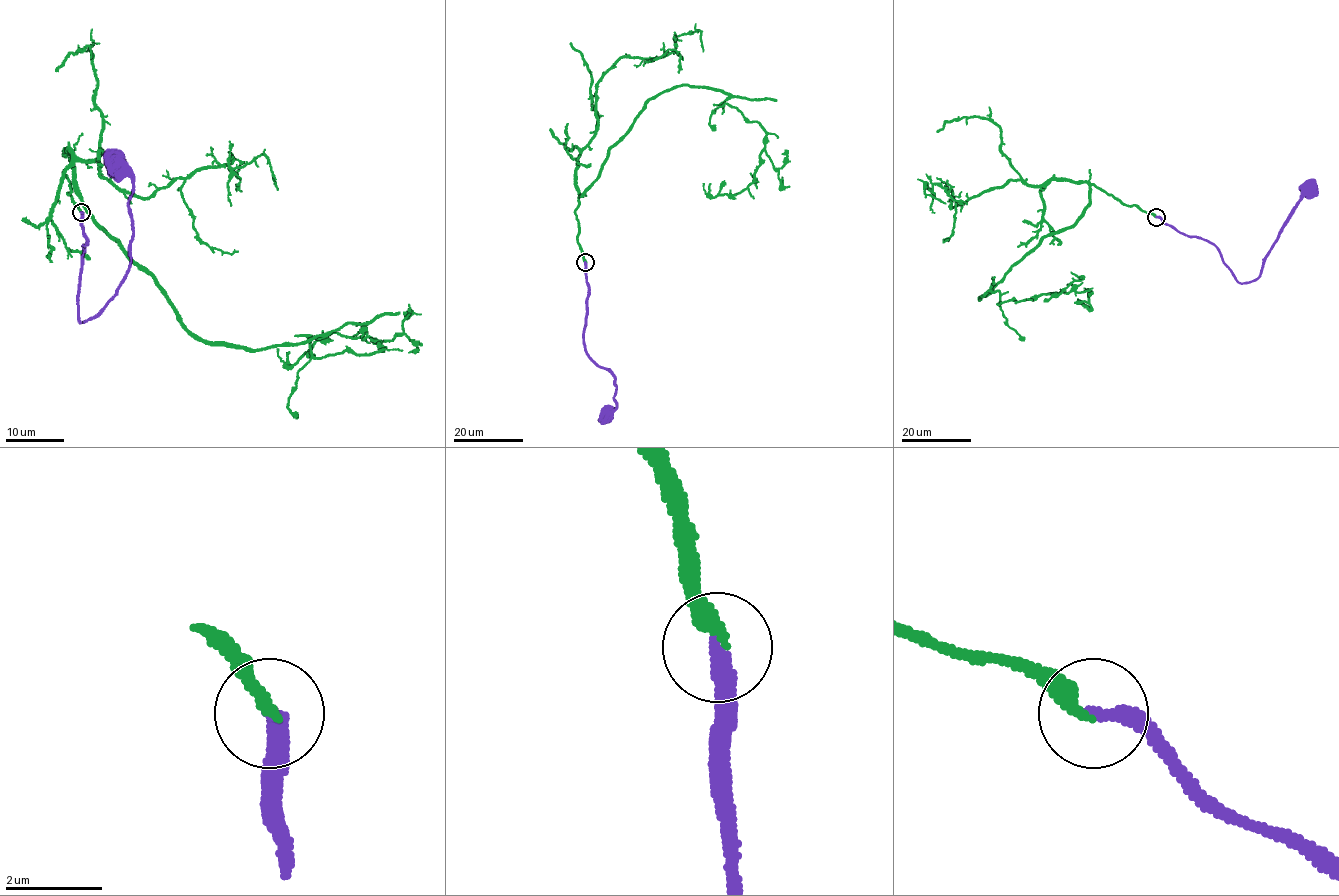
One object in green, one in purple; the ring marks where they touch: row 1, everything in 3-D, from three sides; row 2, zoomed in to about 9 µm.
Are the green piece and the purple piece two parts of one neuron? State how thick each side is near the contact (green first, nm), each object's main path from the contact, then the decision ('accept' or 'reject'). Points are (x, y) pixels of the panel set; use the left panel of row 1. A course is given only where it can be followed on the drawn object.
calibres 280 and 280 nm; course green (81, 212), (70, 159), (84, 209), (203, 340), (382, 348), (337, 332), (292, 364), (276, 348); course purple (81, 212), (86, 244), (78, 301), (80, 322), (91, 319), (113, 296), (130, 264), (132, 173), (119, 165); accept

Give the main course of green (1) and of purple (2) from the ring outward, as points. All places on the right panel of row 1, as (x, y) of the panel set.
1: (1156, 217), (1092, 185), (1082, 215), (1045, 236), (980, 299), (1087, 289), (1090, 308), (1077, 298)
2: (1156, 217), (1181, 233), (1211, 242), (1233, 277), (1240, 283), (1246, 283), (1260, 275), (1282, 225), (1308, 188)

